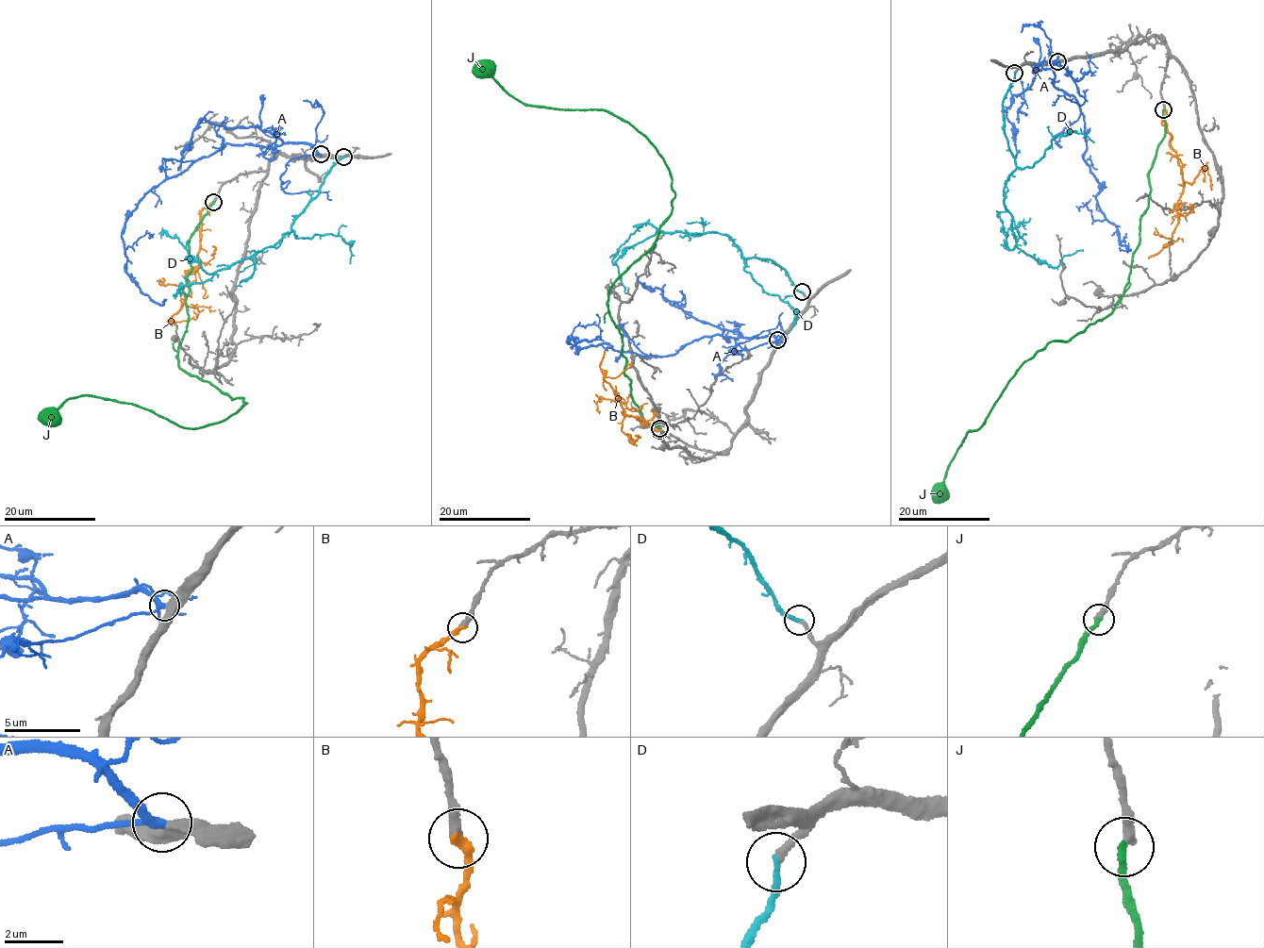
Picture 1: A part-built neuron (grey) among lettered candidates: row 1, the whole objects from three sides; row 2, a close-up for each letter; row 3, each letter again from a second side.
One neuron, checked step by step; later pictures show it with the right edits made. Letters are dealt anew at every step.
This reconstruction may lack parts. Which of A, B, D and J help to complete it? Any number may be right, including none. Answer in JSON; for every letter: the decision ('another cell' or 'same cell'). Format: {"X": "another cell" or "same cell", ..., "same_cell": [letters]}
{"A": "same cell", "B": "same cell", "D": "same cell", "J": "another cell", "same_cell": ["A", "B", "D"]}

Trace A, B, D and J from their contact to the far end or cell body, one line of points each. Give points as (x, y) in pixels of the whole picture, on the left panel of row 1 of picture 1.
A: (321, 154), (302, 142), (226, 143), (146, 191), (122, 235), (126, 273), (152, 299), (163, 305), (165, 299)
B: (213, 201), (201, 211), (199, 264), (186, 276), (183, 307), (172, 320), (174, 323), (195, 319), (197, 309)
D: (342, 157), (291, 230), (203, 282), (184, 285), (174, 295), (178, 290), (186, 296)
J: (213, 202), (189, 240), (178, 366), (246, 402), (189, 428), (85, 395), (44, 423)

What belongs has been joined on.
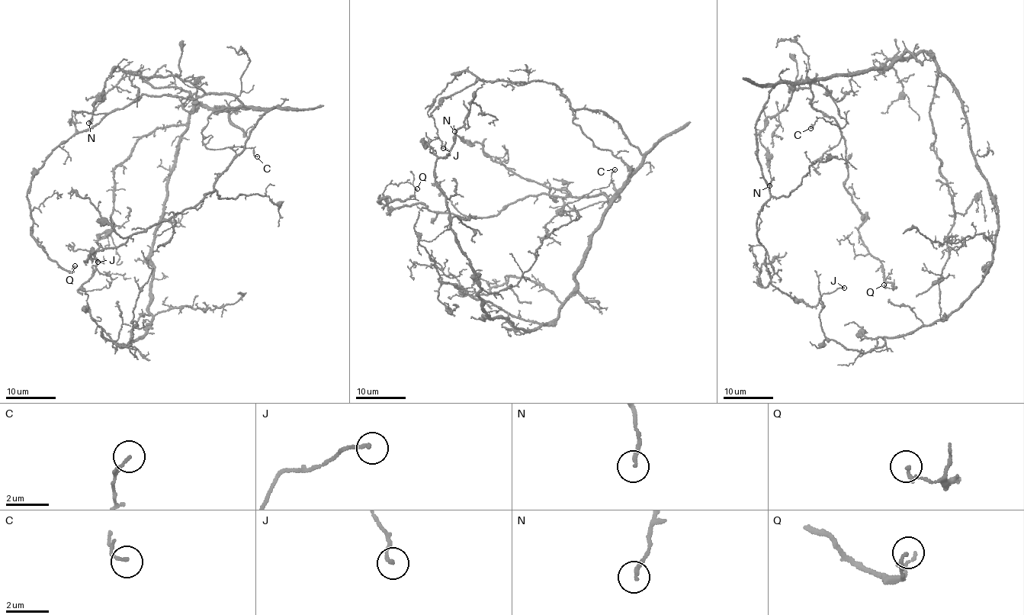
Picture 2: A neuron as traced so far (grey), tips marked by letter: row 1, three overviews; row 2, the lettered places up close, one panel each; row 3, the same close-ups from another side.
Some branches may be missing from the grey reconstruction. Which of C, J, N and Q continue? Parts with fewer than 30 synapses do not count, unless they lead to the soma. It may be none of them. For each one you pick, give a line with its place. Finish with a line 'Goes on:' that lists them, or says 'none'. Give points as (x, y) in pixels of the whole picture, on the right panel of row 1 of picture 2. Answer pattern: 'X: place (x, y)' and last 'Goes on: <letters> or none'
Goes on: none

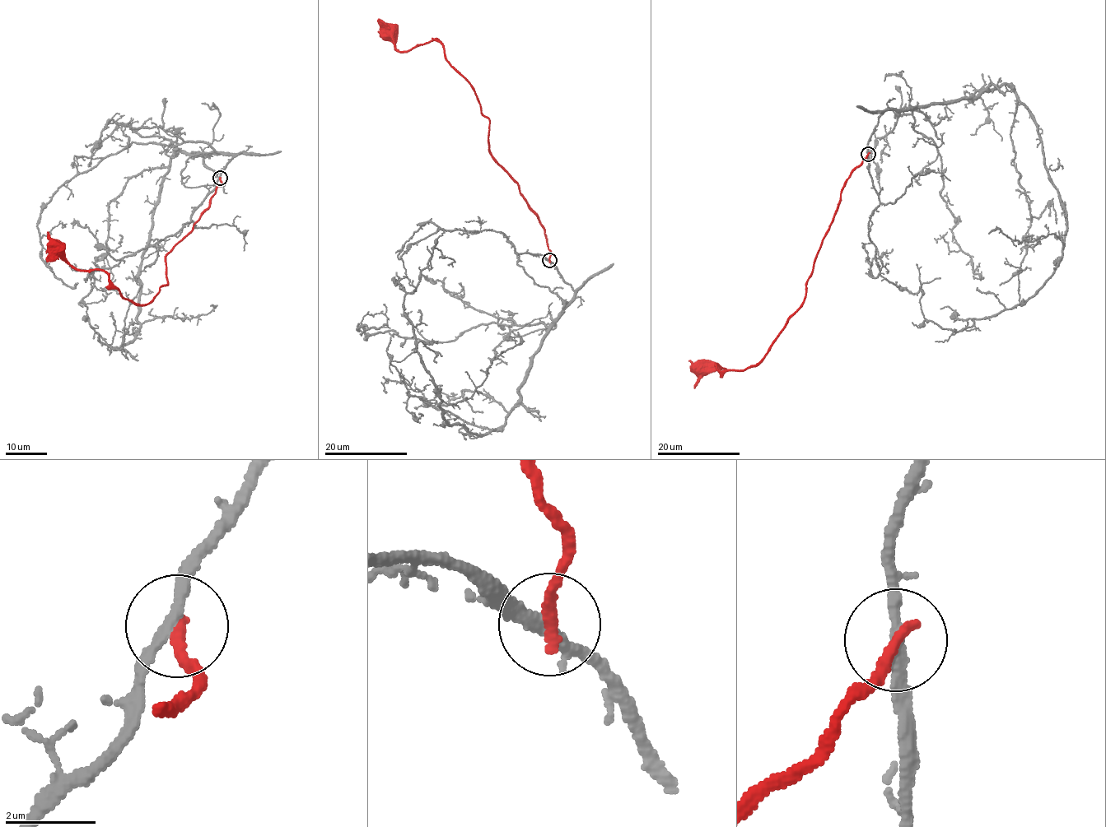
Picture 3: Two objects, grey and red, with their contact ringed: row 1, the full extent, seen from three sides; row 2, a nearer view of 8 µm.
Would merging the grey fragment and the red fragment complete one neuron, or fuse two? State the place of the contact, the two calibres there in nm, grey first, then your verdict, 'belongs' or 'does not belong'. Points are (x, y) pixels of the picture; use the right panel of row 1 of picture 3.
(868, 154) | 240/280 nm | does not belong

